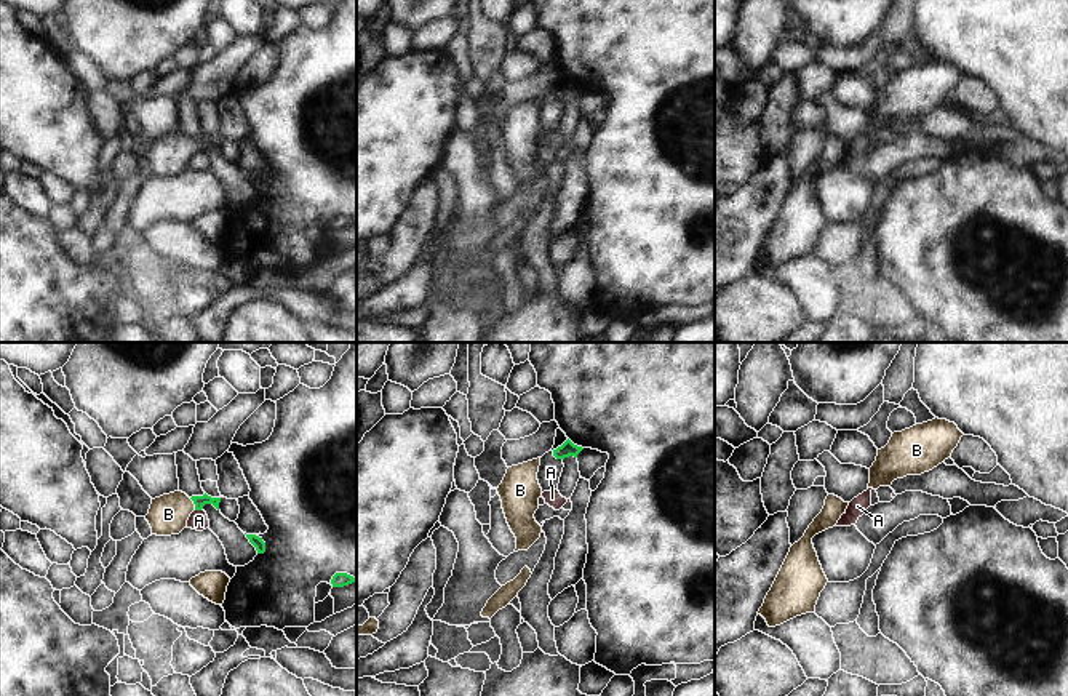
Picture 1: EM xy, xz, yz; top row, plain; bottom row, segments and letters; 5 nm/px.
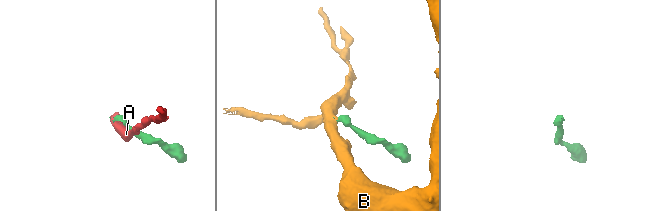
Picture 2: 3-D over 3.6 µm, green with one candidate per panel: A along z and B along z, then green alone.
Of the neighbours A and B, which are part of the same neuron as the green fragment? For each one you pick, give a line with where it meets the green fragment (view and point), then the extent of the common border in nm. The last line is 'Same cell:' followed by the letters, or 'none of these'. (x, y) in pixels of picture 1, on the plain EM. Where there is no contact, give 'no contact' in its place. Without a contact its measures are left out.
B: contact xy (194, 144); length 70 nm
Same cell: B

